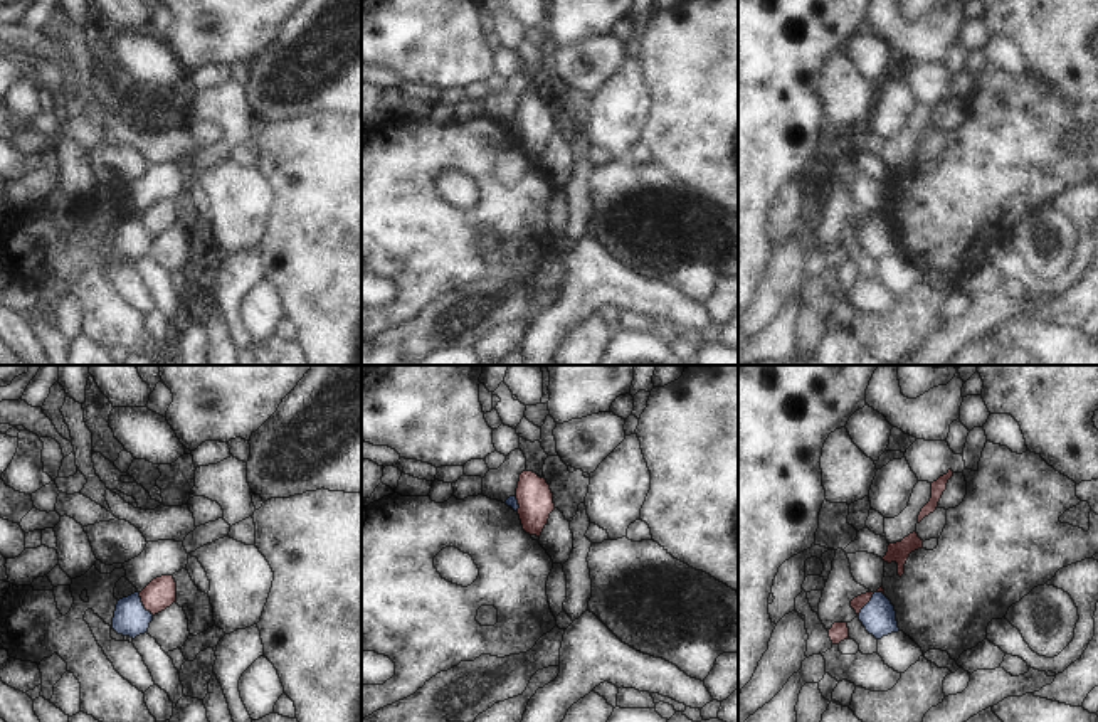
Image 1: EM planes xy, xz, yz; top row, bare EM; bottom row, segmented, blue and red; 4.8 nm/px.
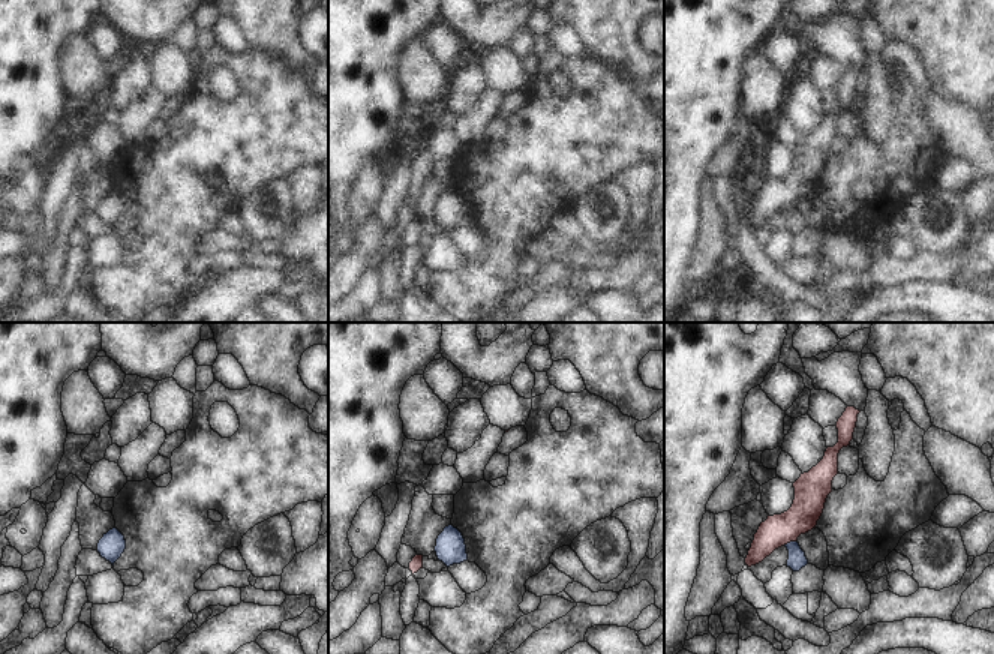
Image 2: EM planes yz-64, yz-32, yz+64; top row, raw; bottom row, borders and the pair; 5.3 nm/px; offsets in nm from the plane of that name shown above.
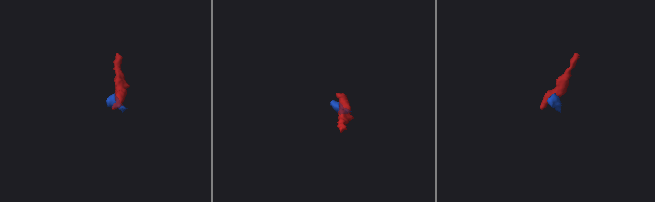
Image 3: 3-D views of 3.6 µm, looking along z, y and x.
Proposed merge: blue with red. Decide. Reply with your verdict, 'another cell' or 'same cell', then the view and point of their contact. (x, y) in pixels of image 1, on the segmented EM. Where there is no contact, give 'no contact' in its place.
another cell | yz (870, 601)

